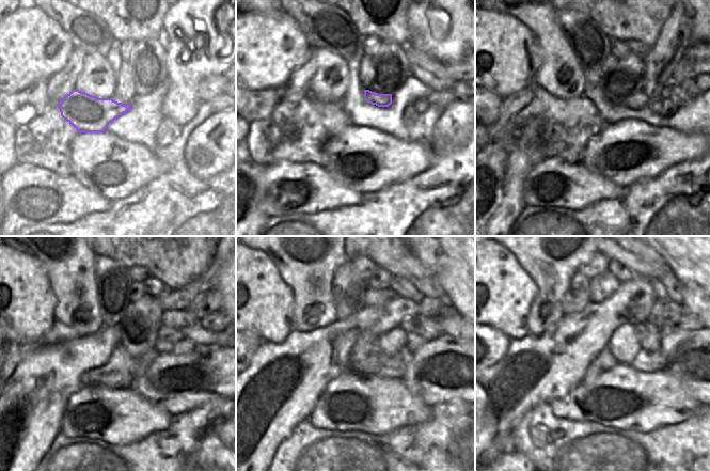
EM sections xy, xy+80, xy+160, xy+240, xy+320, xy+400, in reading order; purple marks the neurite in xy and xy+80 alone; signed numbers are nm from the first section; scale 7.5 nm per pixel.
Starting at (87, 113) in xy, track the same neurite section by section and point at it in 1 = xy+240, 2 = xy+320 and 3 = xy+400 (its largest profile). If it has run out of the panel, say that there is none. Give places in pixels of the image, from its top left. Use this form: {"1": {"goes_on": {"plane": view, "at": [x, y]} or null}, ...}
{"1": {"goes_on": {"plane": "xy+240", "at": [166, 333]}}, "2": {"goes_on": {"plane": "xy+320", "at": [429, 328]}}, "3": {"goes_on": {"plane": "xy+400", "at": [685, 322]}}}

